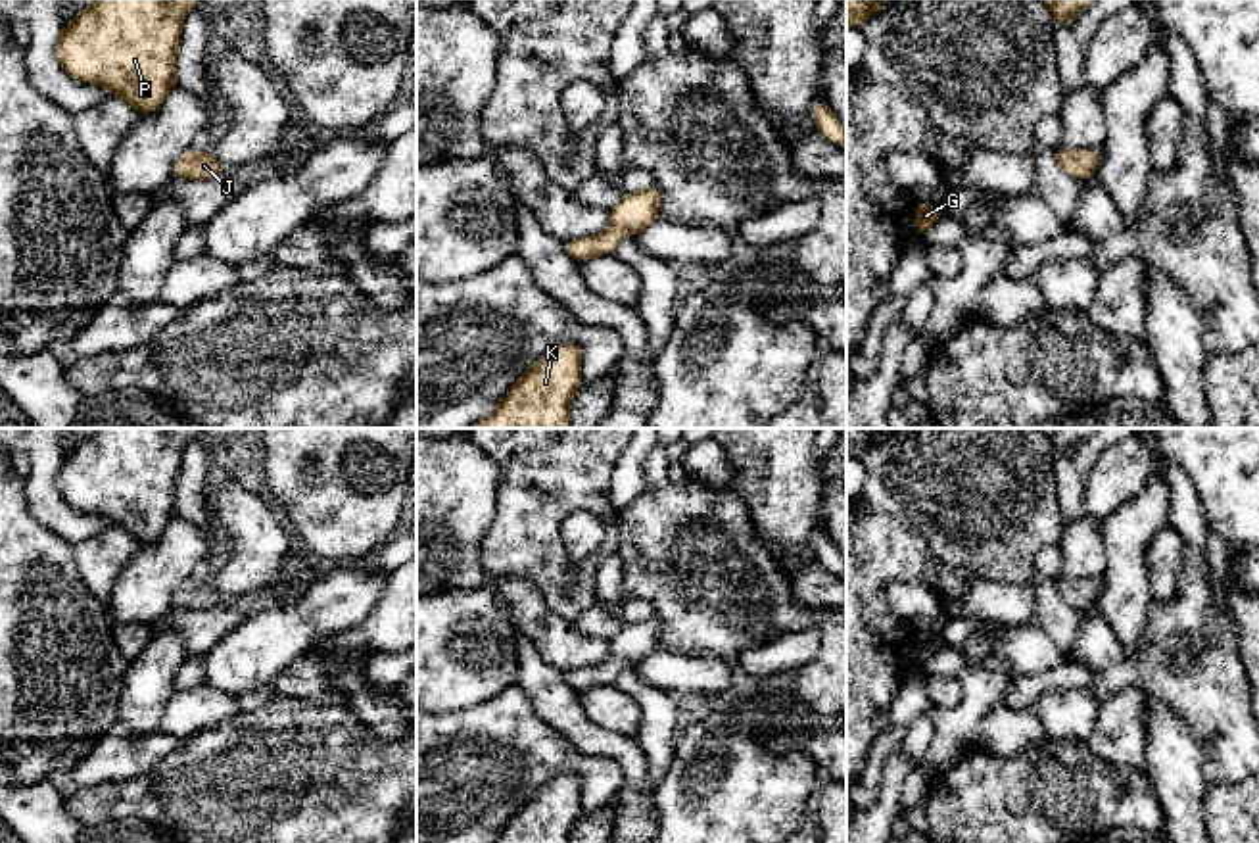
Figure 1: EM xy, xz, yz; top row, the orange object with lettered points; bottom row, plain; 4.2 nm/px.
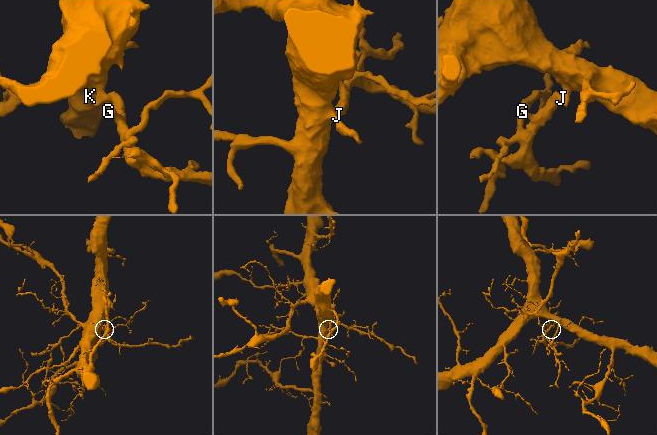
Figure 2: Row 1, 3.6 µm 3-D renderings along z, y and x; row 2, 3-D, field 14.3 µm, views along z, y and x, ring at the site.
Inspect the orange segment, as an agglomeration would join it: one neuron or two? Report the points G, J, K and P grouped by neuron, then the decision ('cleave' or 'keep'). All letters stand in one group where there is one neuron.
G J K P | keep

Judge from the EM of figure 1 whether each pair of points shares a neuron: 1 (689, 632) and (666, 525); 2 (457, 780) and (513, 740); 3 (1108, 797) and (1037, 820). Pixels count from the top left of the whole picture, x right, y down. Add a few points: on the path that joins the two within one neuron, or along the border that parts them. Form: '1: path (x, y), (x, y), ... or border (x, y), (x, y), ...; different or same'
1: path (703, 605), (697, 565), (682, 550); same
2: path (471, 770), (499, 751); same
3: path (1091, 797), (1071, 797), (1054, 815); same

